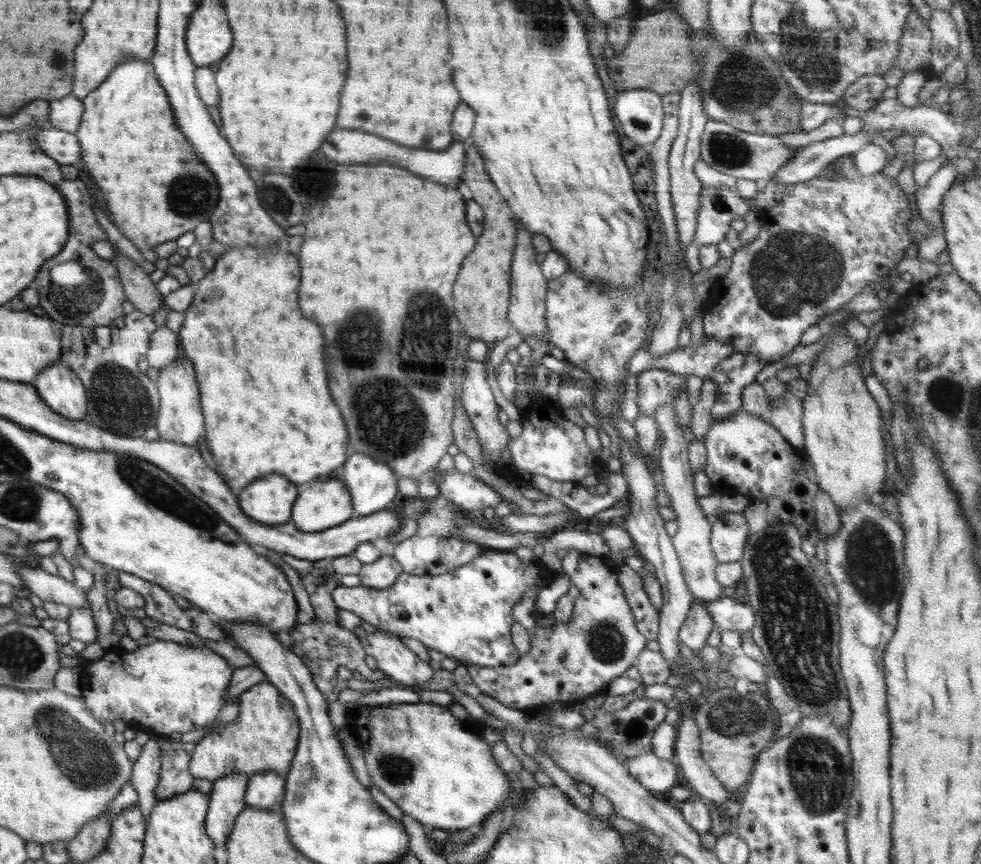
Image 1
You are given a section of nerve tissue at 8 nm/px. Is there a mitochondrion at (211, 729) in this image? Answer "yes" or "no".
no

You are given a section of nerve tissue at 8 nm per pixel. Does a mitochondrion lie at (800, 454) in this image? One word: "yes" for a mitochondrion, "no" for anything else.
no

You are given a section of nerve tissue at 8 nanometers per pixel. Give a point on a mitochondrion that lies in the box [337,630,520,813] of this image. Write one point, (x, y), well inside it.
(397, 769)

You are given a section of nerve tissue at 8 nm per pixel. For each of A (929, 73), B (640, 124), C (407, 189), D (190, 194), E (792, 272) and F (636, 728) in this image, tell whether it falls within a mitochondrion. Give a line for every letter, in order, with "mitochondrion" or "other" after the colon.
A: other
B: mitochondrion
C: other
D: mitochondrion
E: mitochondrion
F: mitochondrion

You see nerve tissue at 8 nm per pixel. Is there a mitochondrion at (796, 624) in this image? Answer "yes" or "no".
yes

